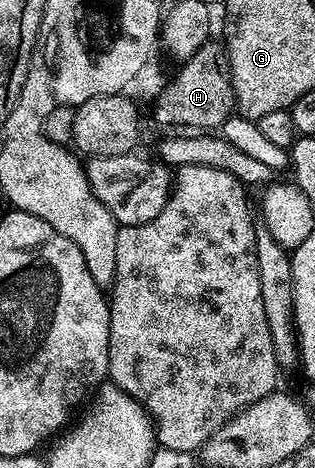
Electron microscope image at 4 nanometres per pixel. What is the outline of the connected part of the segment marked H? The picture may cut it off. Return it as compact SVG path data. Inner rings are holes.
M207 43L194 52L191 58L181 64L178 75L159 93L152 113L155 121L170 129L189 129L192 131L210 131L221 128L235 108L234 86L228 72L229 59L225 50L218 44Z

